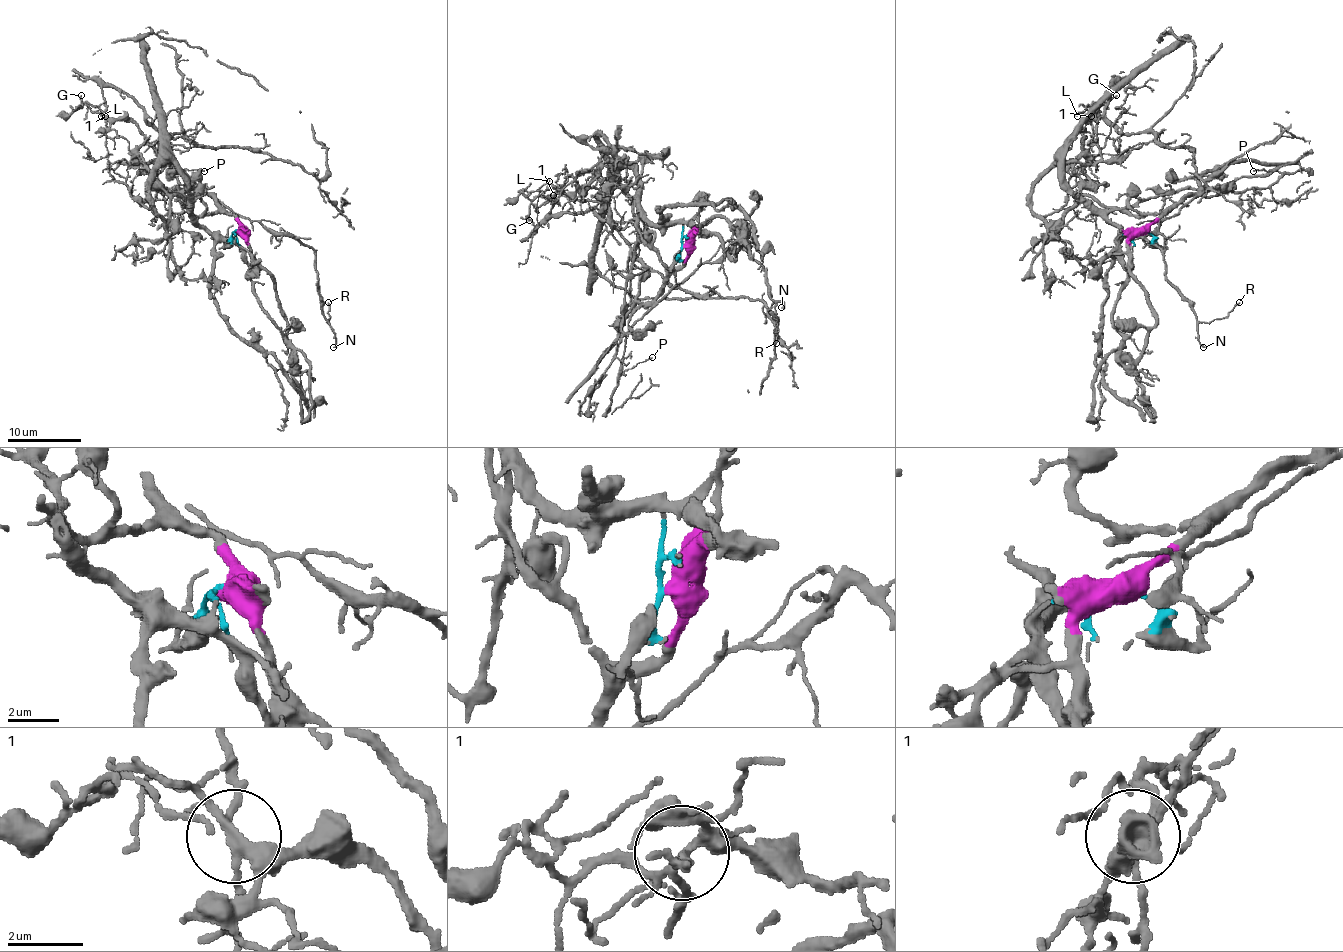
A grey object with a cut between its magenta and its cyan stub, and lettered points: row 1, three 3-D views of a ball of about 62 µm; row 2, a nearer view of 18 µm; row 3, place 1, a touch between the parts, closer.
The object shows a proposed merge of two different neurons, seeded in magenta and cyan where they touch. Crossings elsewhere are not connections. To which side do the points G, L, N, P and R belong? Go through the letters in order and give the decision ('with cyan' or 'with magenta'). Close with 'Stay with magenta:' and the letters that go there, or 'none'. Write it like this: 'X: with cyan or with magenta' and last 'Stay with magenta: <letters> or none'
G: with cyan
L: with cyan
N: with magenta
P: with magenta
R: with magenta
Stay with magenta: N, P, R

